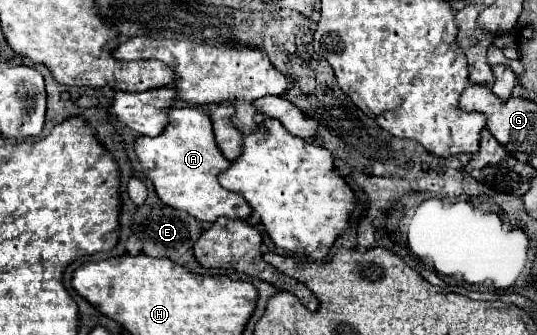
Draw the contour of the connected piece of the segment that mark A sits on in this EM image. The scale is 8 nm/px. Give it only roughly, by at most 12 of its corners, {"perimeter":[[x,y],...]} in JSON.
{"perimeter":[[171,108],[135,152],[163,204],[201,222],[251,216],[201,108]]}

